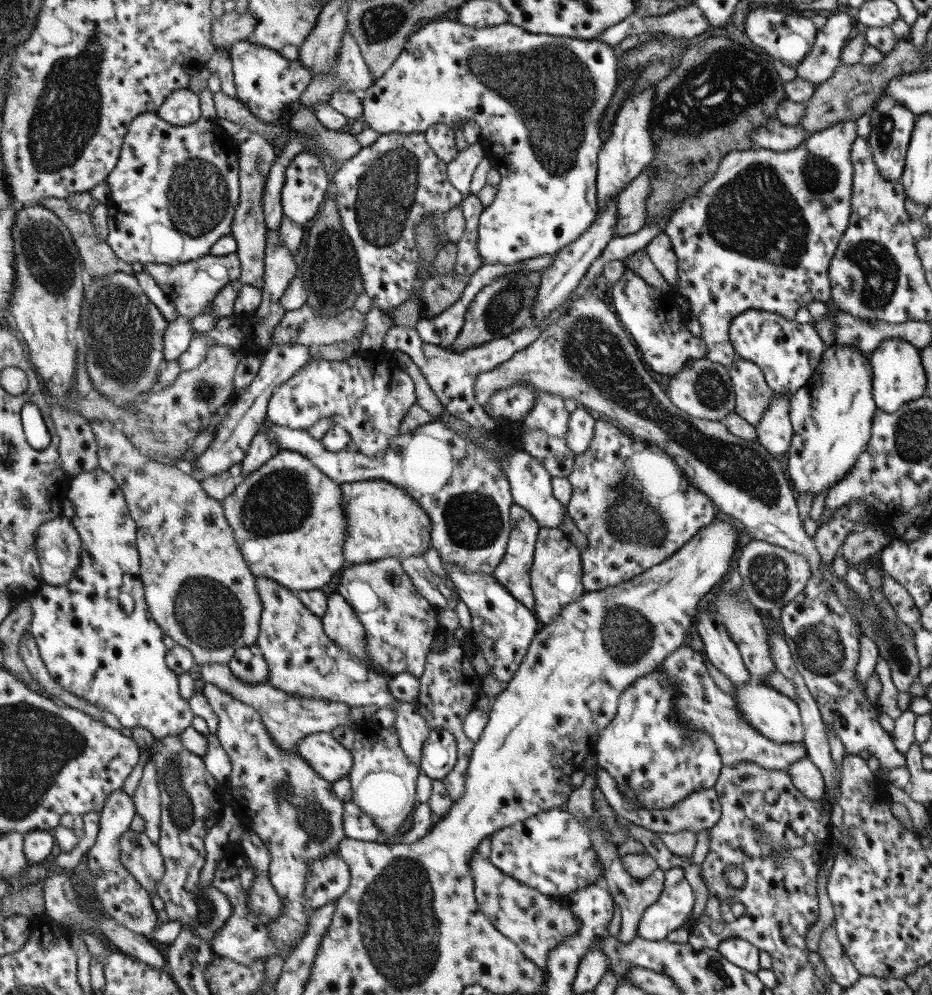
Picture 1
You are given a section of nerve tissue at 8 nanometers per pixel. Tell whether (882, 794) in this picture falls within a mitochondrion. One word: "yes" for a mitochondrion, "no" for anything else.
no

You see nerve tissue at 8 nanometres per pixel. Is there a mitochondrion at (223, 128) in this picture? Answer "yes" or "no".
no

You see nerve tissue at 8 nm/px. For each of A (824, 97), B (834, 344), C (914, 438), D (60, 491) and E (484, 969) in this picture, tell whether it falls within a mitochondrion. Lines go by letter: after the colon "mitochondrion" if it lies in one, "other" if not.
A: other
B: other
C: mitochondrion
D: other
E: other

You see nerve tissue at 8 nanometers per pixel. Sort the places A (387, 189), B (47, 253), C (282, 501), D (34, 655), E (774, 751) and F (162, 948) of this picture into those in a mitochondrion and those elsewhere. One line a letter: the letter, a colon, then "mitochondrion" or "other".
A: mitochondrion
B: mitochondrion
C: mitochondrion
D: other
E: other
F: other

